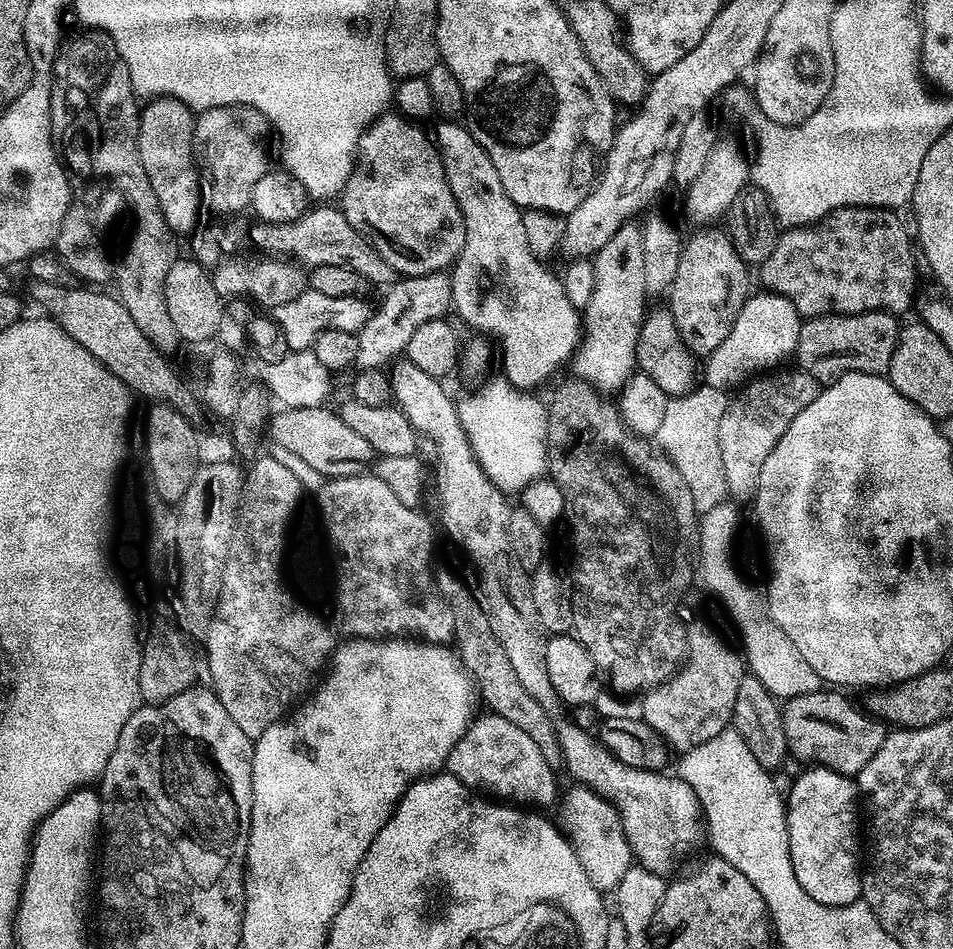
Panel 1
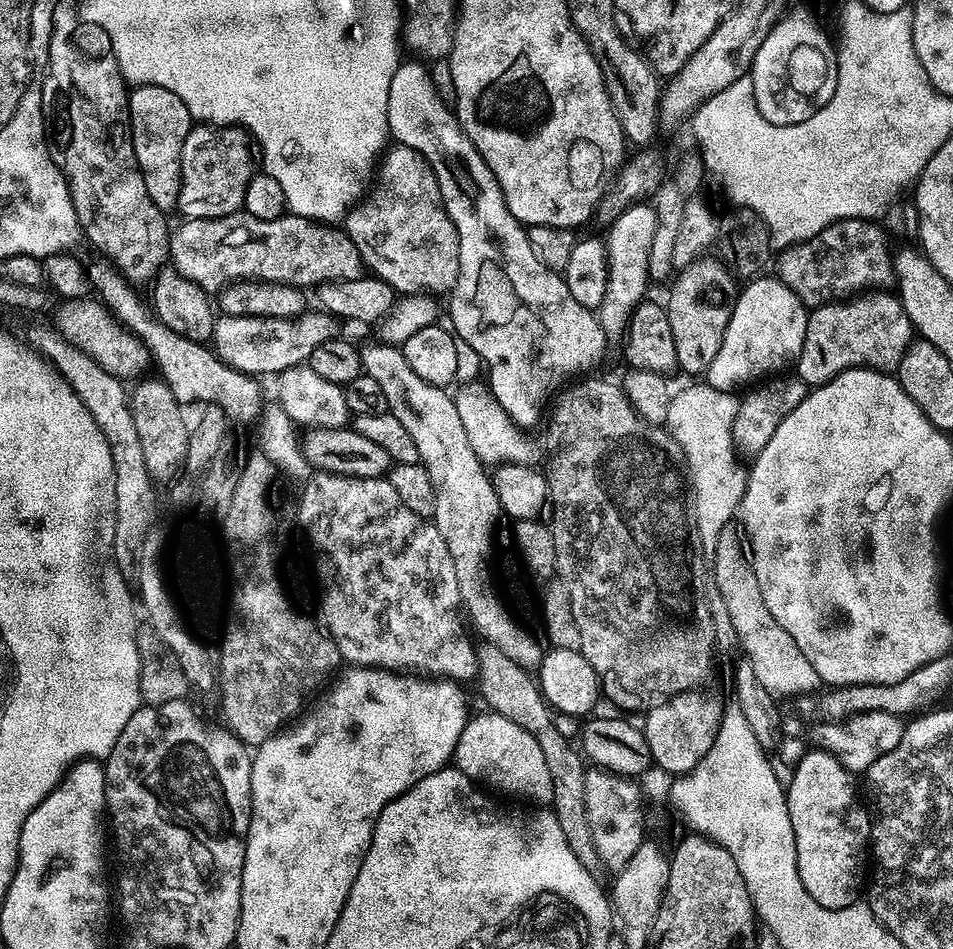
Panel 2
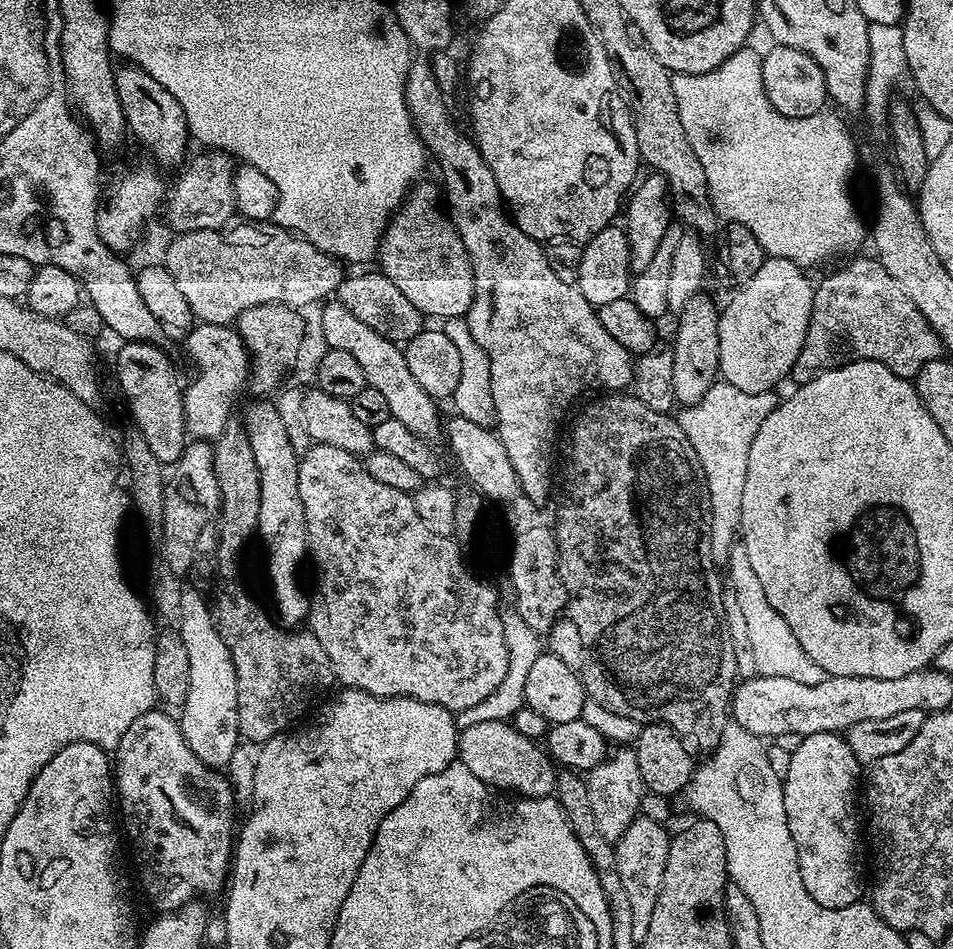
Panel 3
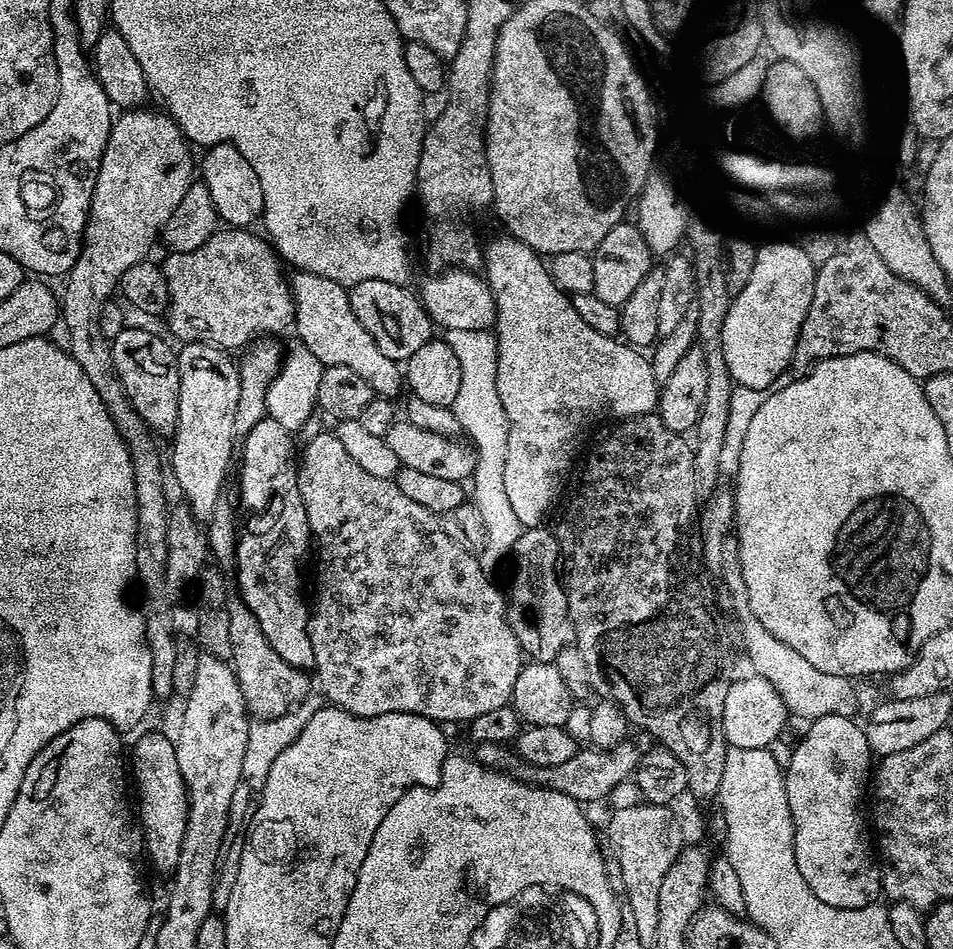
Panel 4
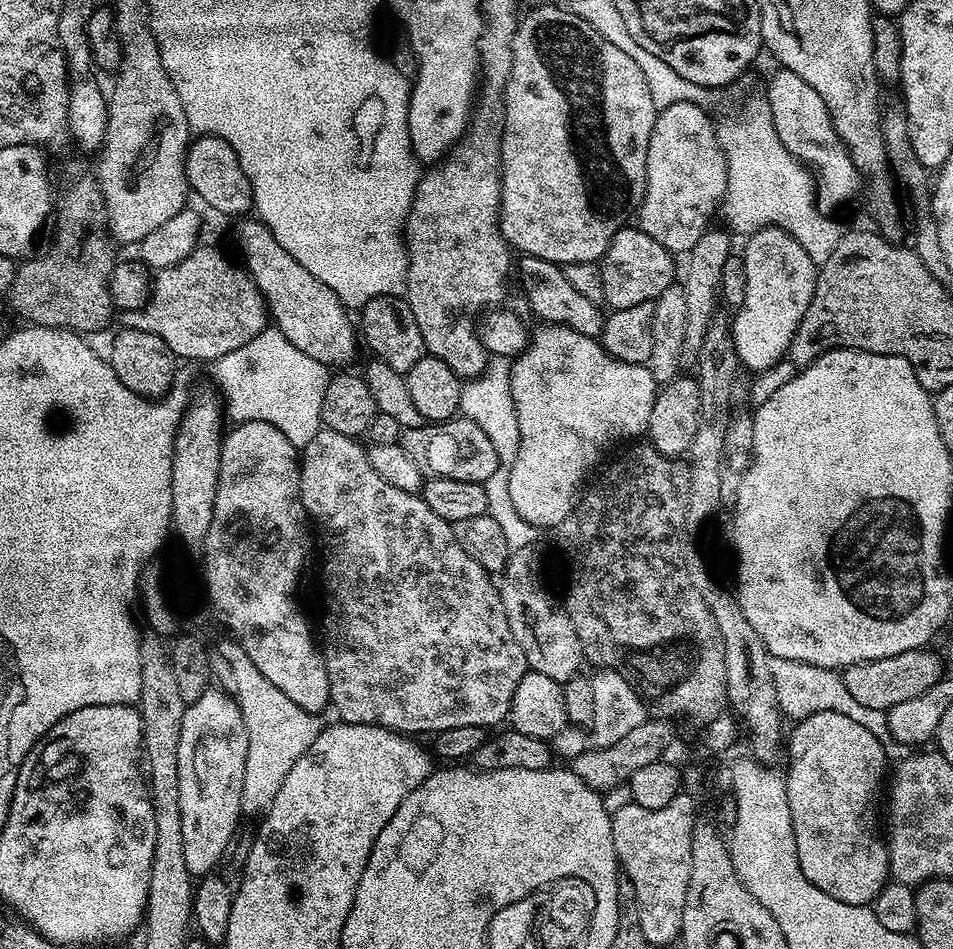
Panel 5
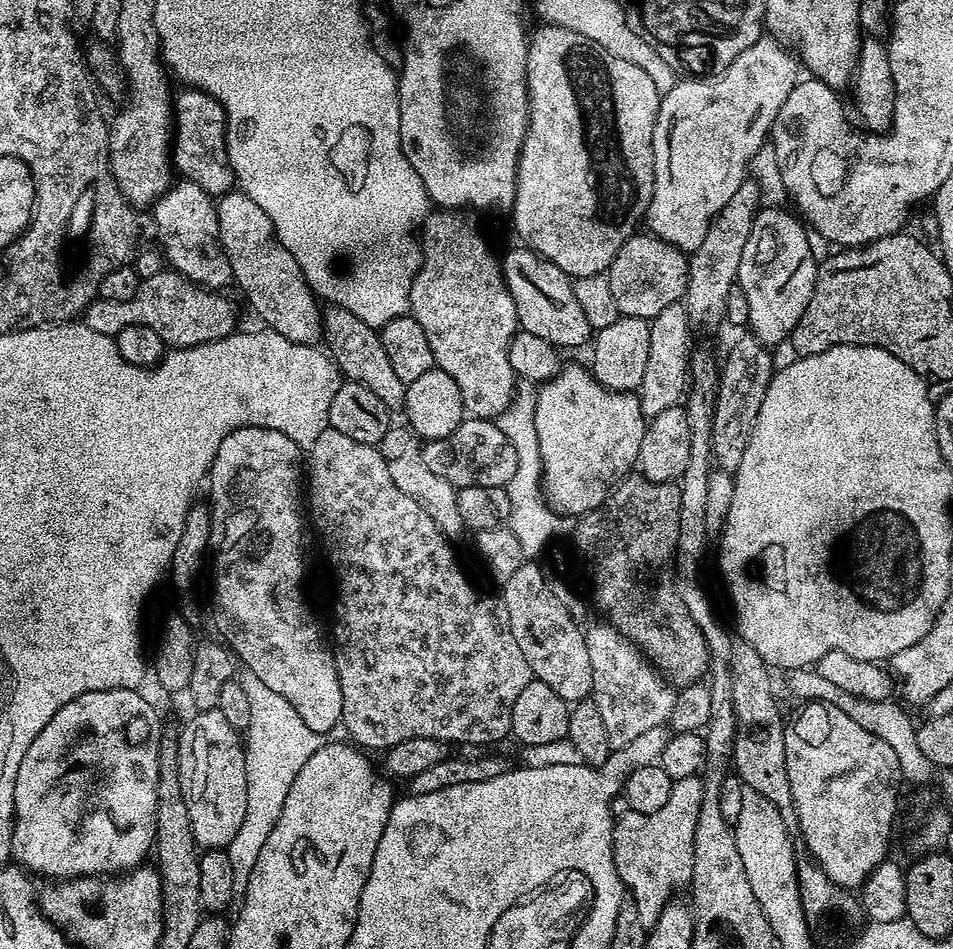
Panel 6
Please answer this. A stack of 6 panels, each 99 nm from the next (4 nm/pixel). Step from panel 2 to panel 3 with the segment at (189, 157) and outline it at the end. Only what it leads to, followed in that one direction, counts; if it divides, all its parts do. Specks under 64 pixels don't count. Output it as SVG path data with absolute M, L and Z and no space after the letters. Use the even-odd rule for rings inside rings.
M204 150L201 153L201 156L196 156L193 160L191 157L179 169L180 177L177 178L173 188L171 185L170 195L166 200L168 224L173 228L171 231L176 234L223 228L237 215L232 181L233 157L221 150Z

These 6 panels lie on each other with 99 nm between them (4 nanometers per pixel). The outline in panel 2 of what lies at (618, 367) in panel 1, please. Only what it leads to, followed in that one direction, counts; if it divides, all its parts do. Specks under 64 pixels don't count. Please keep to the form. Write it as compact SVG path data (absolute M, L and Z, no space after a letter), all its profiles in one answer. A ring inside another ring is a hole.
M637 202L628 205L617 220L611 221L612 228L606 235L608 250L608 282L604 301L598 309L600 325L609 338L623 337L632 311L645 299L644 291L650 287L648 263L650 242L654 242L656 215L651 203Z

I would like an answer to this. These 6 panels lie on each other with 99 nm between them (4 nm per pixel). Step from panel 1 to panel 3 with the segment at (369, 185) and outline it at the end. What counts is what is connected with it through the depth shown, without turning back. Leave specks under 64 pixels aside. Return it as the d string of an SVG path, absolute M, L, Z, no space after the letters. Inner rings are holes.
M423 180L413 183L404 203L397 208L384 231L380 233L378 268L386 278L390 278L390 282L394 282L394 286L398 286L398 290L402 290L402 294L406 294L406 299L419 310L421 316L440 316L441 321L455 316L467 317L474 298L472 263L458 230L452 224L452 217L446 211L441 189L437 185L435 188L430 181Z

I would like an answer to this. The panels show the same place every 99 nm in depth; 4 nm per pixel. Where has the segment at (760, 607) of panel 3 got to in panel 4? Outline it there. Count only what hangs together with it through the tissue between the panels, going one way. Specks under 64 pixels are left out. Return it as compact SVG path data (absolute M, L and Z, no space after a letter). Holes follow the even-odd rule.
M735 547L724 549L722 555L722 576L728 579L728 592L732 595L732 608L736 611L736 618L740 622L740 632L744 635L744 648L748 651L748 660L752 663L751 671L757 676L766 678L778 690L784 699L784 705L790 709L791 715L808 716L850 716L856 713L856 692L852 689L853 681L838 674L825 674L822 670L814 670L798 650L790 650L786 642L774 638L760 622L748 605L746 582L740 573L740 558Z

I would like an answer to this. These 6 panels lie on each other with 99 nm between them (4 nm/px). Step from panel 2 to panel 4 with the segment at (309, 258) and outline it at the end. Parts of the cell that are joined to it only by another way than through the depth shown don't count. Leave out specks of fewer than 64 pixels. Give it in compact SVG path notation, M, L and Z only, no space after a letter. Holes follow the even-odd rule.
M231 226L221 227L219 230L212 233L212 237L206 242L202 242L202 246L198 246L196 250L189 252L168 252L165 255L165 260L162 260L164 269L164 277L166 278L166 286L168 287L168 307L166 309L166 317L168 316L168 328L174 335L180 339L180 342L191 342L201 340L204 344L217 344L222 349L237 350L243 349L245 346L252 343L253 340L265 334L280 334L284 327L293 323L296 315L296 304L292 301L292 290L289 281L286 279L286 272L282 267L282 261L273 245L269 243L263 235L255 236L255 231L246 228L233 228Z

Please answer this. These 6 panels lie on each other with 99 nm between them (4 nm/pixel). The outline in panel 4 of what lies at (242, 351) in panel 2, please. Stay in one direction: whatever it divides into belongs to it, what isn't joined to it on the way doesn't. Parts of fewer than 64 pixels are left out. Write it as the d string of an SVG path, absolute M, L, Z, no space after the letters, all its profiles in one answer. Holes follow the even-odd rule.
M194 340L185 343L183 347L176 353L178 374L181 378L180 393L178 394L178 412L177 422L174 429L174 435L172 440L172 466L170 462L170 472L176 475L176 484L180 487L180 492L184 495L183 503L186 505L189 512L196 517L197 520L204 522L212 515L212 511L216 509L216 503L222 499L222 493L220 492L224 488L224 479L228 476L228 467L233 467L234 464L234 452L232 456L232 443L237 441L237 436L234 434L234 414L238 410L238 390L240 389L240 370L235 359L231 360L229 353L225 349L220 348L217 344L204 344L201 340Z

